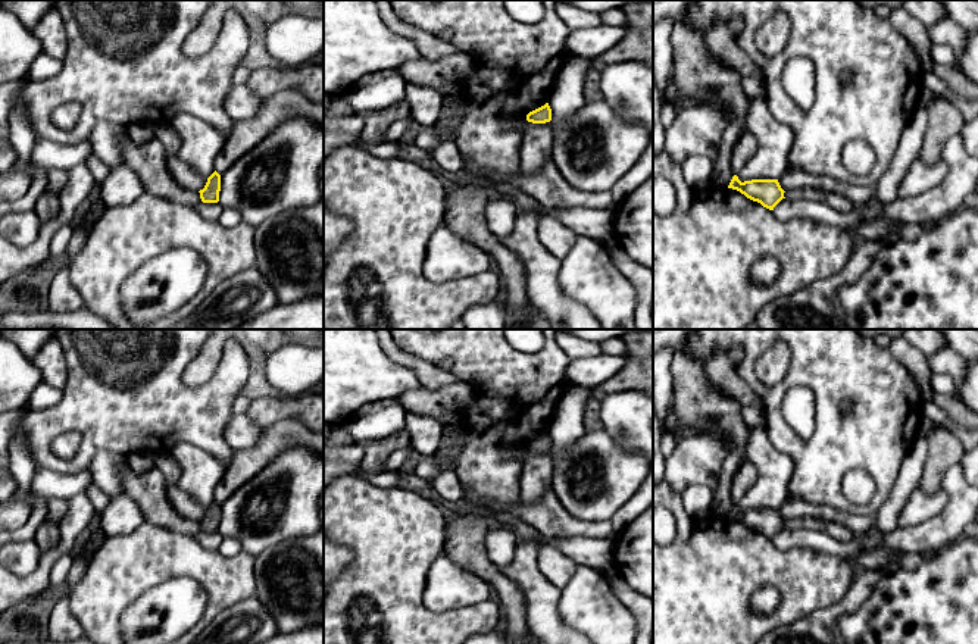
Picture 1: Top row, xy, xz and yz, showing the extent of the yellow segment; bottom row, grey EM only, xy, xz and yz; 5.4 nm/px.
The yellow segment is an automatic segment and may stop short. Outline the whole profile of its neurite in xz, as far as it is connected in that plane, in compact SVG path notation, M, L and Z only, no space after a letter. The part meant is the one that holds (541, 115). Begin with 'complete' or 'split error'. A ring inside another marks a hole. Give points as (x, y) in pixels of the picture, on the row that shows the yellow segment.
complete; M546 103L544 106L529 112L527 115L527 121L532 122L532 124L546 124L552 121L552 109L549 106L549 103Z

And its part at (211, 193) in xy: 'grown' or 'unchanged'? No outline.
unchanged

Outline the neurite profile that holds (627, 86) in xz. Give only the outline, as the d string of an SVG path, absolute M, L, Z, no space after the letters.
M619 60L597 69L603 100L622 119L653 131L653 66Z

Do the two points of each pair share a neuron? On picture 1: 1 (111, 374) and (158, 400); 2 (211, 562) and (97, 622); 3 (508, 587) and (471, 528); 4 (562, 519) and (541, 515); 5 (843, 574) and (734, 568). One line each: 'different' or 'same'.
1: same
2: same
3: same
4: same
5: same

